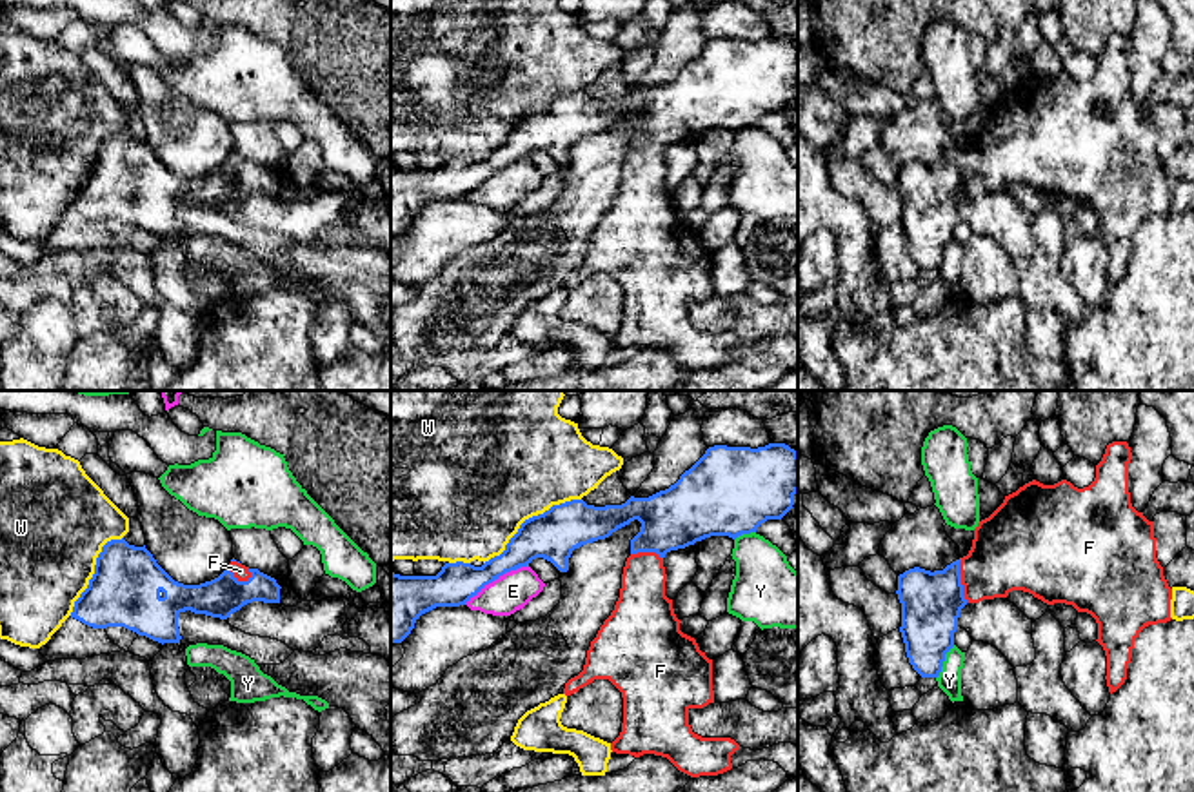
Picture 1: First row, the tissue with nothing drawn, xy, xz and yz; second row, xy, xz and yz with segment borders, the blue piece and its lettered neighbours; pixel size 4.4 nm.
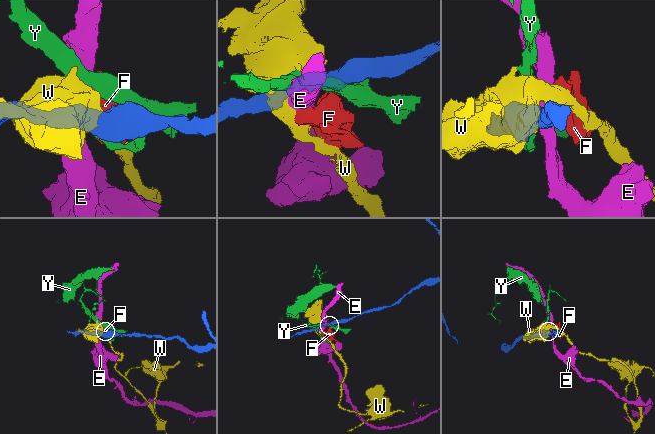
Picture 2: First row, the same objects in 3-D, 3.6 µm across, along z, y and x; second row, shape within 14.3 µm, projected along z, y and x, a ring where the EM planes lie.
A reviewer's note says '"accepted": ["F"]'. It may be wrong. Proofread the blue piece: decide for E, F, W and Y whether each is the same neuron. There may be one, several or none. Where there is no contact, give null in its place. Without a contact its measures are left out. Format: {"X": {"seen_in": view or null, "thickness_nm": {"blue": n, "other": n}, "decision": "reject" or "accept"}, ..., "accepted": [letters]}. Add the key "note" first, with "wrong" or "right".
{"note": "right", "E": {"seen_in": "xz", "thickness_nm": {"blue": 180, "other": 170}, "decision": "reject"}, "F": {"seen_in": "yz", "thickness_nm": {"blue": 280, "other": 340}, "decision": "accept"}, "W": {"seen_in": "xz", "thickness_nm": {"blue": 220, "other": 500}, "decision": "reject"}, "Y": {"seen_in": "yz", "thickness_nm": {"blue": 260, "other": 110}, "decision": "reject"}, "accepted": ["F"]}

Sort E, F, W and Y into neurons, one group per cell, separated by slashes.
E / F / W / Y

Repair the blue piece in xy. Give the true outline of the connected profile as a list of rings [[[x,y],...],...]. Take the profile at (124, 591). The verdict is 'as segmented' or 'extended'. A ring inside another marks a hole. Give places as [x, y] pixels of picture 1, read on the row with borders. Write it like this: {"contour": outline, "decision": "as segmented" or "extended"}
{"contour": [[[122,538],[102,547],[71,618],[93,629],[124,627],[162,645],[180,645],[180,612],[227,619],[253,601],[280,603],[280,589],[274,578],[234,558],[218,578],[184,585],[156,563],[145,545],[134,547]]], "decision": "extended"}

